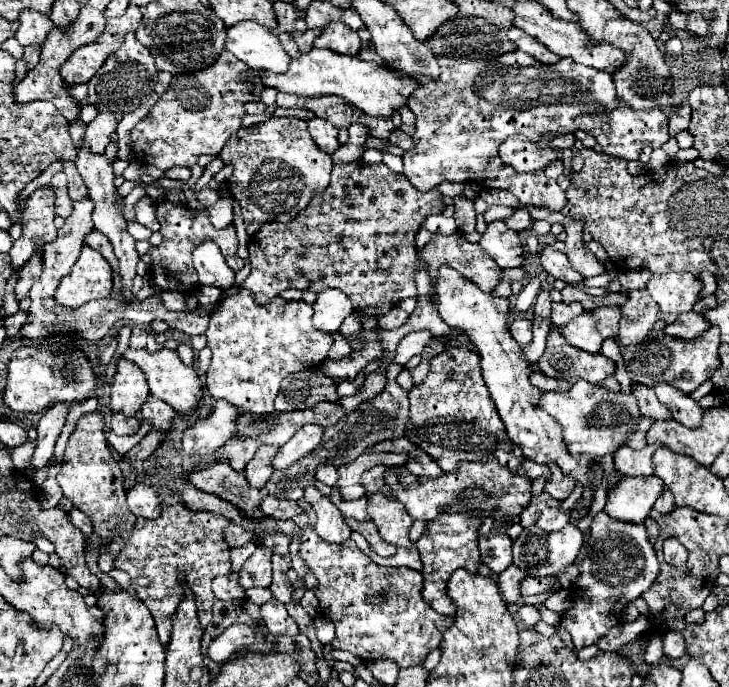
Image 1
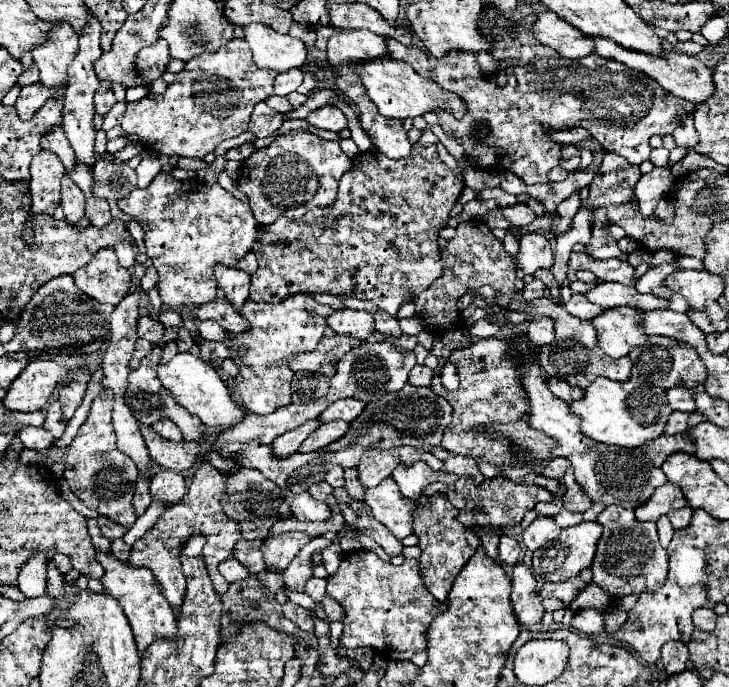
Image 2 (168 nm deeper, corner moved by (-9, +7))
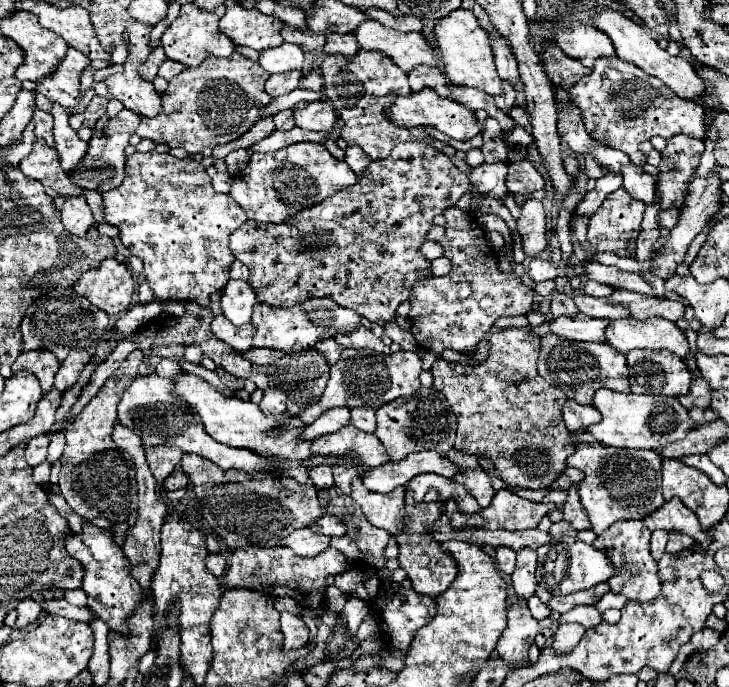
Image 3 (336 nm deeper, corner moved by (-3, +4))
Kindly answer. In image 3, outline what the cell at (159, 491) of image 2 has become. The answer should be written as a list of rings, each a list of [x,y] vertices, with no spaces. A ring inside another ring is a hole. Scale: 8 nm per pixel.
[[[174,470],[166,480],[164,480],[164,490],[178,490],[178,488],[184,488],[188,484],[188,476],[182,472],[182,470]]]

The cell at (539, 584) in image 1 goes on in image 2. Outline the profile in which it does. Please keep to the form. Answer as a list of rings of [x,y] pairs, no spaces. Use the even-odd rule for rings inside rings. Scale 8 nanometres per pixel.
[[[572,577],[572,579],[562,581],[562,583],[544,583],[544,587],[542,587],[542,591],[540,591],[540,597],[560,599],[560,601],[568,607],[586,585],[588,585],[588,583],[582,581],[580,577]]]

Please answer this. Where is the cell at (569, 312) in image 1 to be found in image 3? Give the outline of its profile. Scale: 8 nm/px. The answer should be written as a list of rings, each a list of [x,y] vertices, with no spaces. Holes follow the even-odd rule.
[[[576,294],[574,304],[578,308],[578,314],[590,316],[590,318],[604,318],[604,320],[618,320],[618,318],[628,318],[626,308],[616,308],[608,304],[606,298],[592,298],[586,294]]]

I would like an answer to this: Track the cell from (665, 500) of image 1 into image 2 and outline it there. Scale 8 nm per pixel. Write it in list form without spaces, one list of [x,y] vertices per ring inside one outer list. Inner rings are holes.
[[[690,507],[674,509],[674,511],[668,513],[668,517],[670,517],[674,529],[686,529],[690,525],[690,519],[692,519],[692,509]]]

